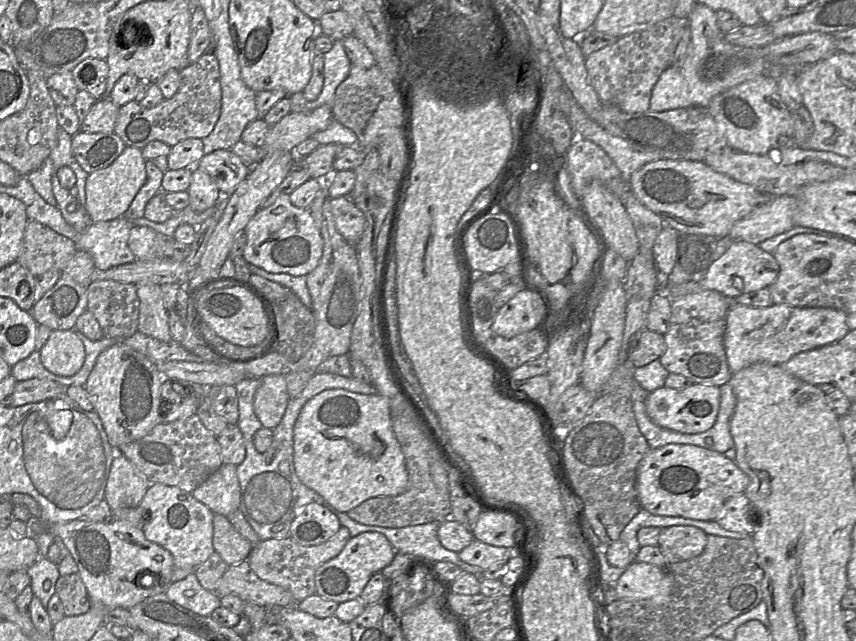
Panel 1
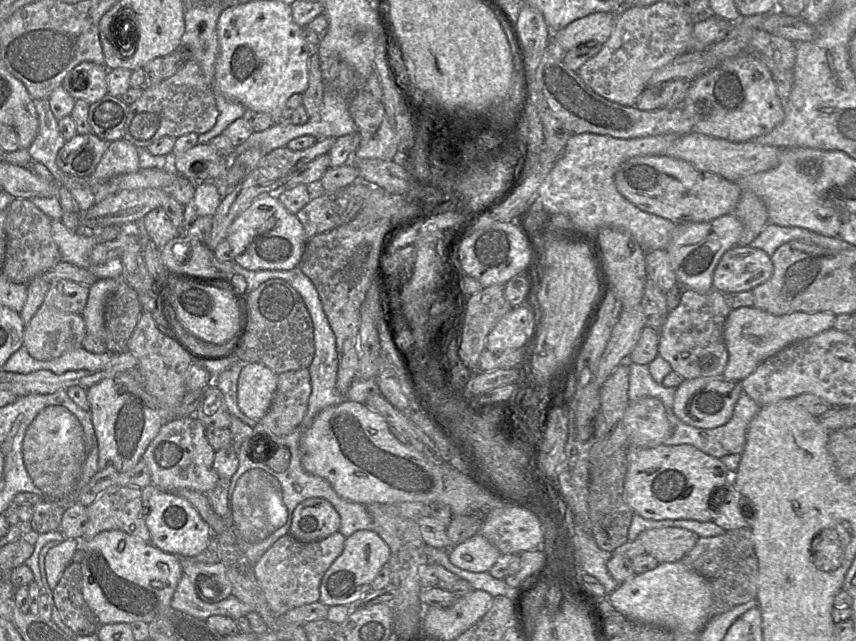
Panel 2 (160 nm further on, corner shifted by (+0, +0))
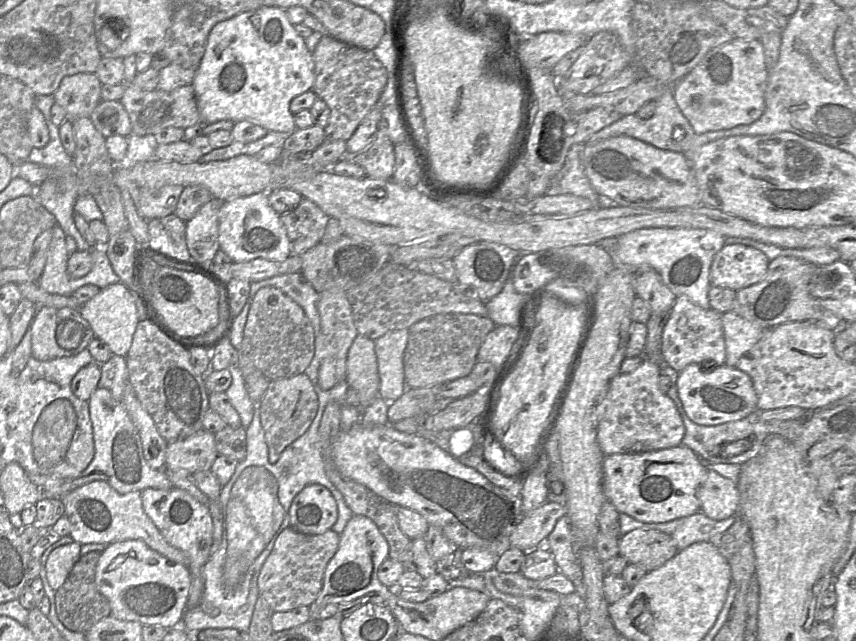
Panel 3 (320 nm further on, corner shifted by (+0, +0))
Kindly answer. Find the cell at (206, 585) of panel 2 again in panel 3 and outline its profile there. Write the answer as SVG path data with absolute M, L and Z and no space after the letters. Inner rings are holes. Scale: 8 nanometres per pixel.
M96 480L67 493L61 500L65 507L65 515L71 522L69 535L75 542L83 545L140 540L160 555L189 567L187 555L171 546L144 512L140 491L120 494L107 482Z

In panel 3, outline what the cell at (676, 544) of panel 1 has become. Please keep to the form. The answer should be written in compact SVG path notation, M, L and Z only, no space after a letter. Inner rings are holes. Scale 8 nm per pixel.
M641 528L621 535L618 547L619 554L629 563L639 565L647 572L662 566L679 551L670 534Z

